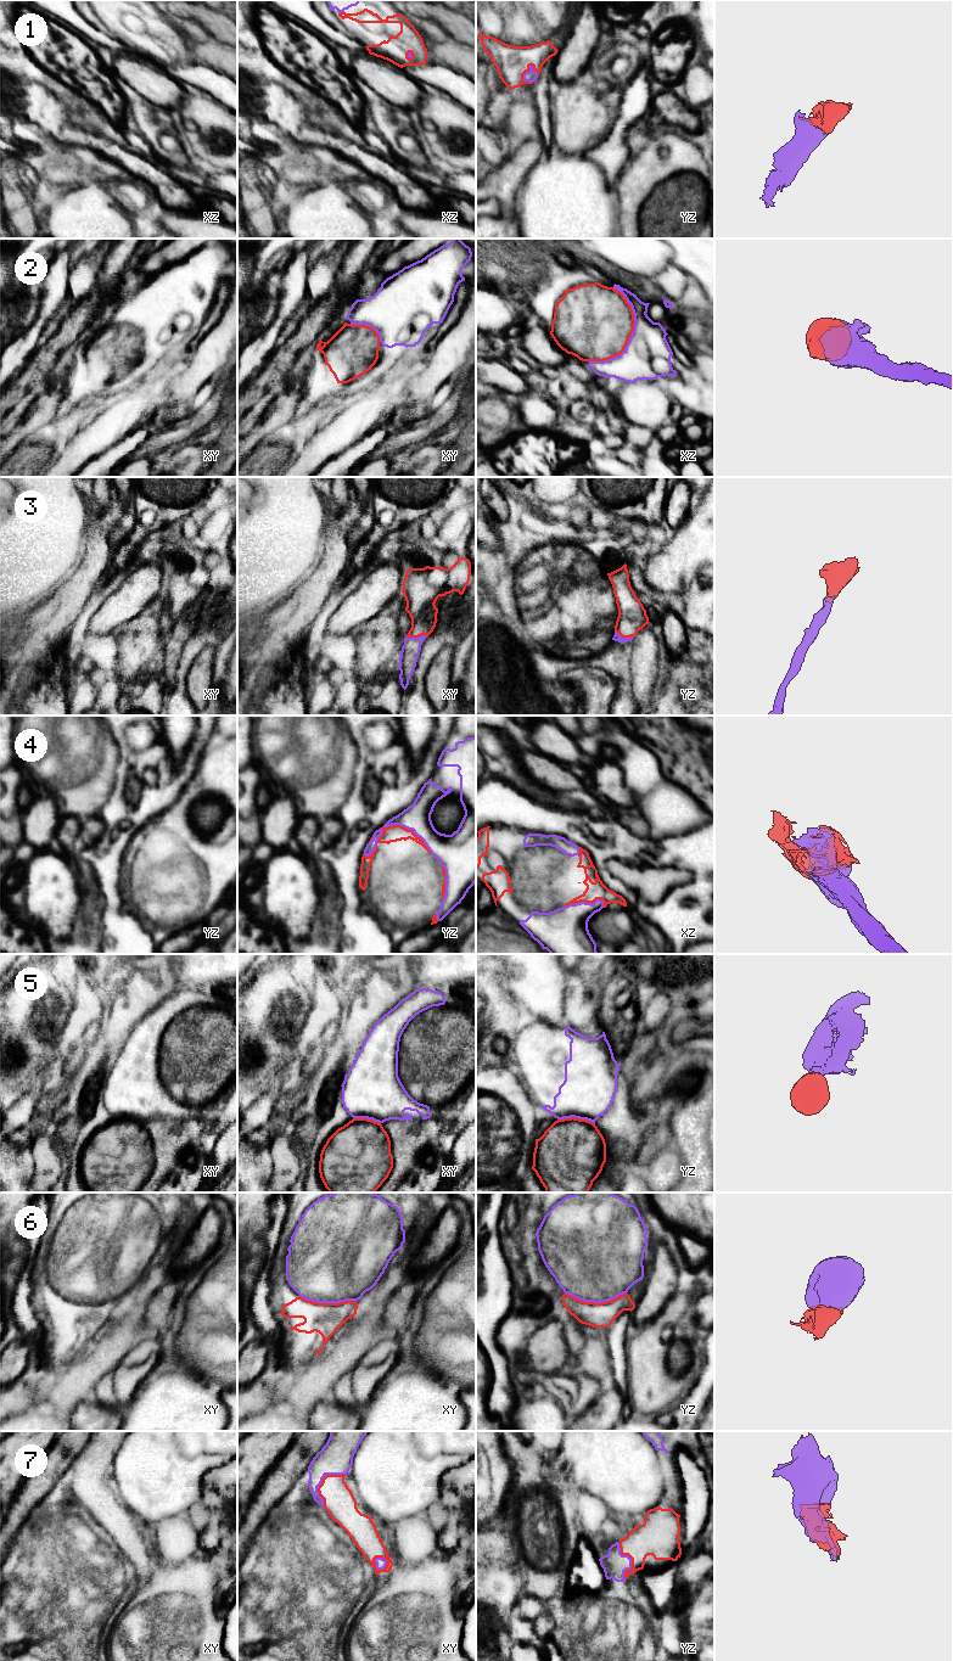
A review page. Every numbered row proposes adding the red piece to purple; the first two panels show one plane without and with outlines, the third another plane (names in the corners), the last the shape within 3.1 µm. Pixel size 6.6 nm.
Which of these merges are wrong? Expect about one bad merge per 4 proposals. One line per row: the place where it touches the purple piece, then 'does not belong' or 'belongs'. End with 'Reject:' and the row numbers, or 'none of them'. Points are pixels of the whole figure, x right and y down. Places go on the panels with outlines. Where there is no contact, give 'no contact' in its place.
1: contact yz (523, 74); belongs
2: contact xz (632, 335); belongs
3: contact xy (415, 638); belongs
4: contact yz (408, 829); belongs
5: contact yz (576, 1117); does not belong
6: contact yz (595, 1302); belongs
7: contact xy (321, 1481); belongs
Reject: 5

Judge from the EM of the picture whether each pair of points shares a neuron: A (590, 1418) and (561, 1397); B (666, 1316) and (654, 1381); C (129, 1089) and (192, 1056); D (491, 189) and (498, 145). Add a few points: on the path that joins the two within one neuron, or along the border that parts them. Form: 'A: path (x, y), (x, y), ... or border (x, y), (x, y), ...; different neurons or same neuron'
A: border (600, 1393), (575, 1418); different neurons
B: path (655, 1331), (654, 1365); same neuron
C: path (145, 1083), (177, 1056); same neuron
D: border (510, 153), (498, 166), (488, 169); different neurons

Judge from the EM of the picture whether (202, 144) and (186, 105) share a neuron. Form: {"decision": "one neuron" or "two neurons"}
{"decision": "one neuron"}

